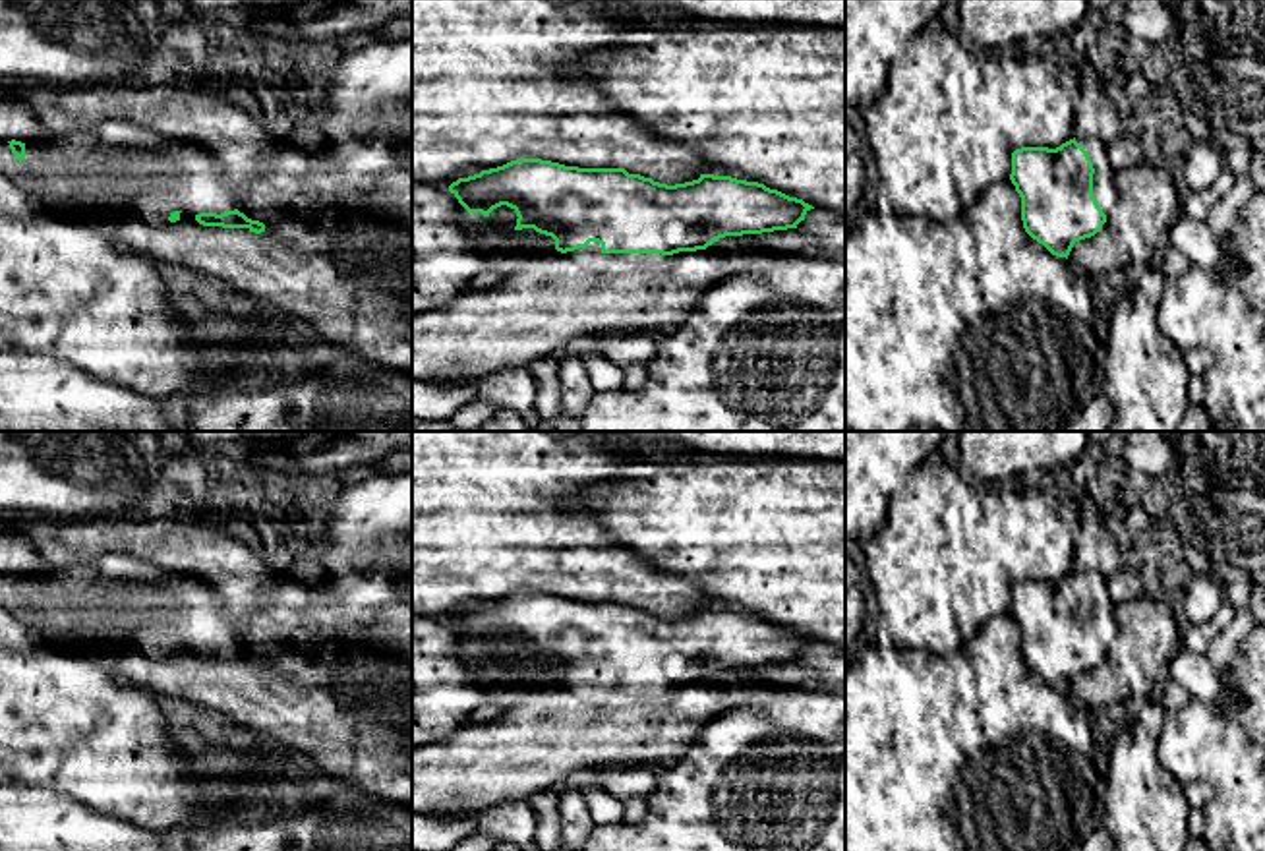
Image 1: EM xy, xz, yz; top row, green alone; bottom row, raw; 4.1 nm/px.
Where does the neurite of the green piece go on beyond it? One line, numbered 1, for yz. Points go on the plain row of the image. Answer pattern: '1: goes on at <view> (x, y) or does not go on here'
1: does not go on here

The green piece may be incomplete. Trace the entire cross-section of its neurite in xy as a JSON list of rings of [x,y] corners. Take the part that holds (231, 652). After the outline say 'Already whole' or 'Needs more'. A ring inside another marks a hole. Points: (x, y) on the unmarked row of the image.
[[[238,642],[226,646],[199,646],[195,654],[203,660],[222,660],[222,661],[248,661],[250,665],[261,667],[265,665],[265,658],[259,654],[248,652]]]. Already whole

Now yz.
[[[1074,572],[1056,582],[1012,586],[1010,613],[1021,631],[1025,665],[1052,689],[1070,689],[1075,675],[1095,669],[1106,648],[1093,631],[1093,596]]]. Already whole

